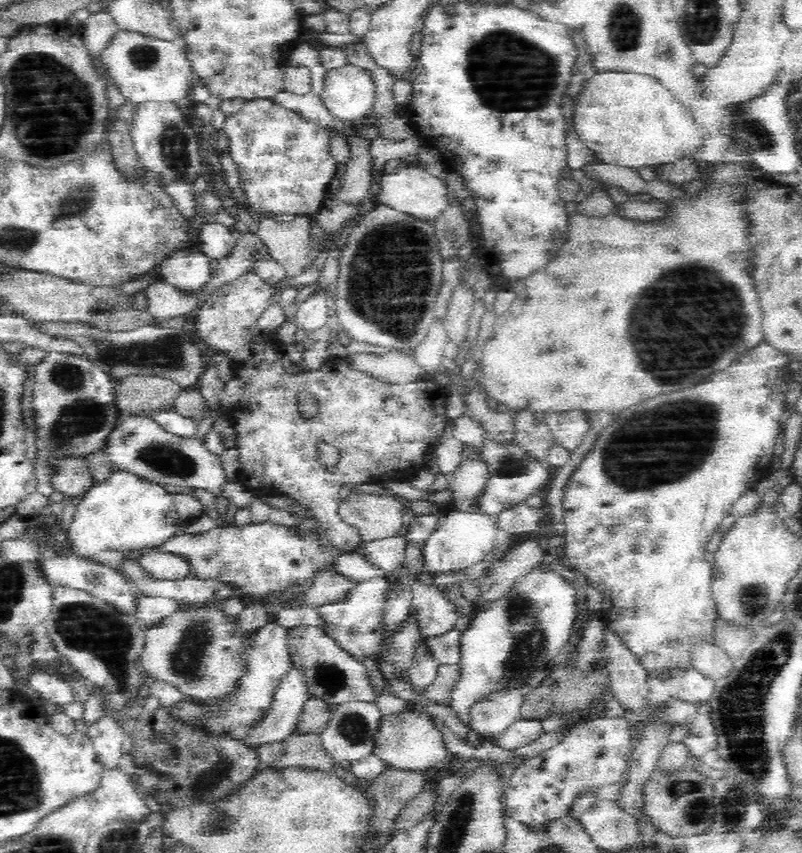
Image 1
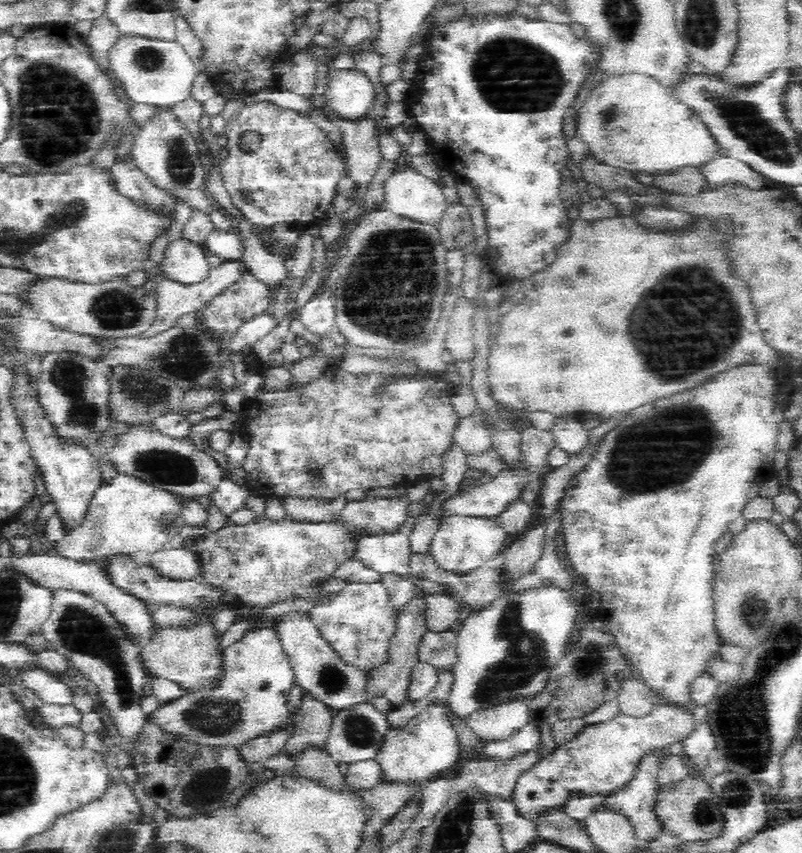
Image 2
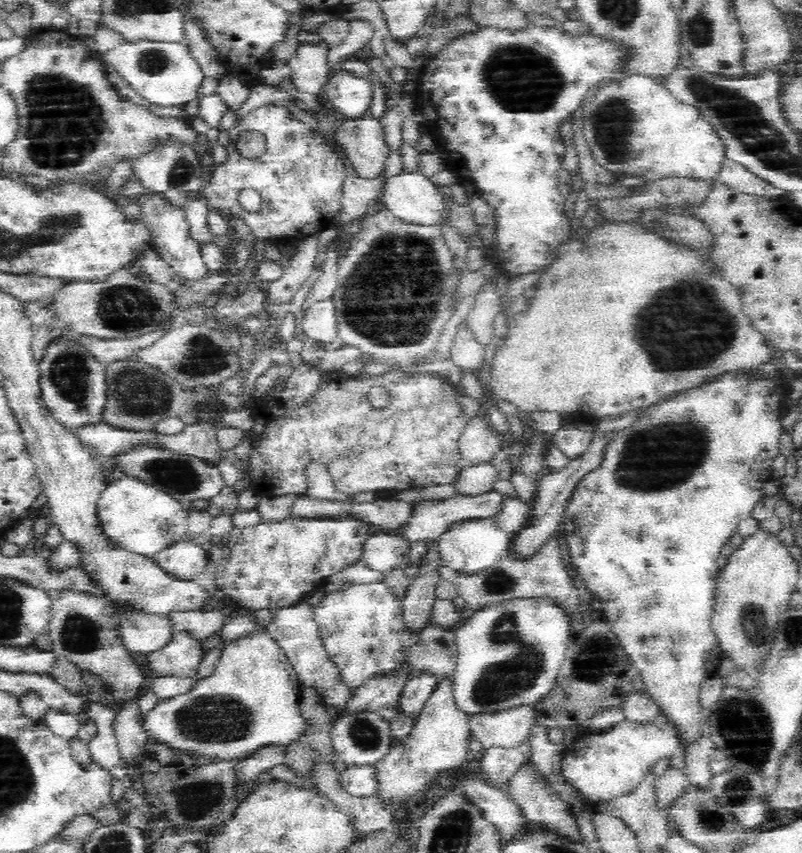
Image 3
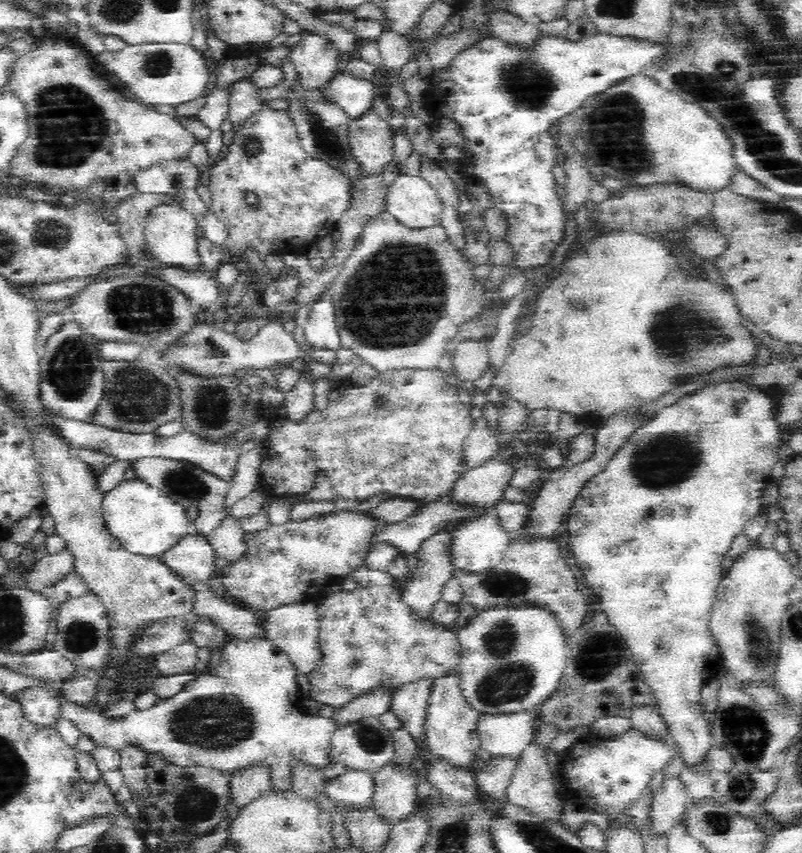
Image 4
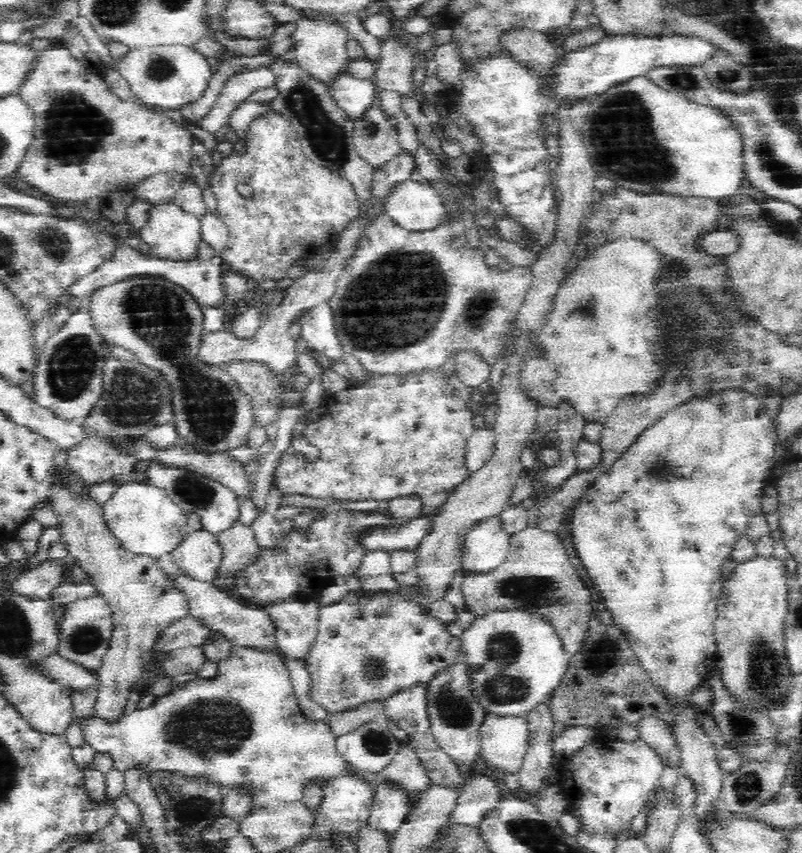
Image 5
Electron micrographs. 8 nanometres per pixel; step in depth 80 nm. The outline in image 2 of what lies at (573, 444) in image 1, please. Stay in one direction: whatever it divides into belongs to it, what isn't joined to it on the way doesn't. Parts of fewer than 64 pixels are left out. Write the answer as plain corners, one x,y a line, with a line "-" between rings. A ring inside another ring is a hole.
560,415
551,426
555,446
569,455
577,455
588,444
588,430
575,415

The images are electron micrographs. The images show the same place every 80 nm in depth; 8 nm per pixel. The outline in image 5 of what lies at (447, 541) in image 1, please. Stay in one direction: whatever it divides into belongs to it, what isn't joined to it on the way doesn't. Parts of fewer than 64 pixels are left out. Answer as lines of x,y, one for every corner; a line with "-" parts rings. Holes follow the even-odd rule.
499,514
478,521
463,536
461,568
485,573
500,566
508,556
510,539

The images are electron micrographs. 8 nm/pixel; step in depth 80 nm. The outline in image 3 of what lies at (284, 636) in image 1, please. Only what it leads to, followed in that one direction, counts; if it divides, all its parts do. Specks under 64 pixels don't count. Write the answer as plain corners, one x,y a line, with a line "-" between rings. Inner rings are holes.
262,631
228,644
212,676
196,682
186,694
158,701
154,708
144,714
144,725
149,731
149,738
157,738
173,748
196,750
208,757
239,762
242,757
262,746
283,744
288,748
304,734
305,720
298,712
298,686
298,678
284,651
268,631

